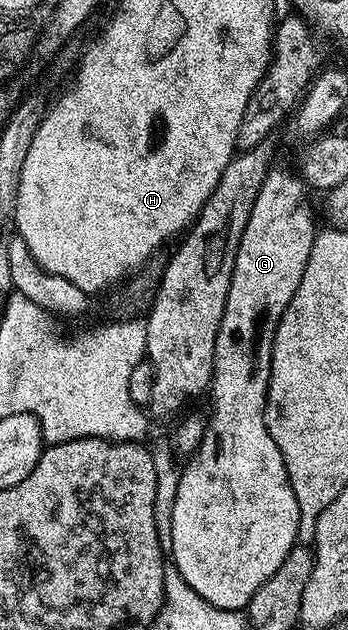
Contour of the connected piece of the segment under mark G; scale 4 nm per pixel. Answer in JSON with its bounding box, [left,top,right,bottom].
[168,168,316,611]

